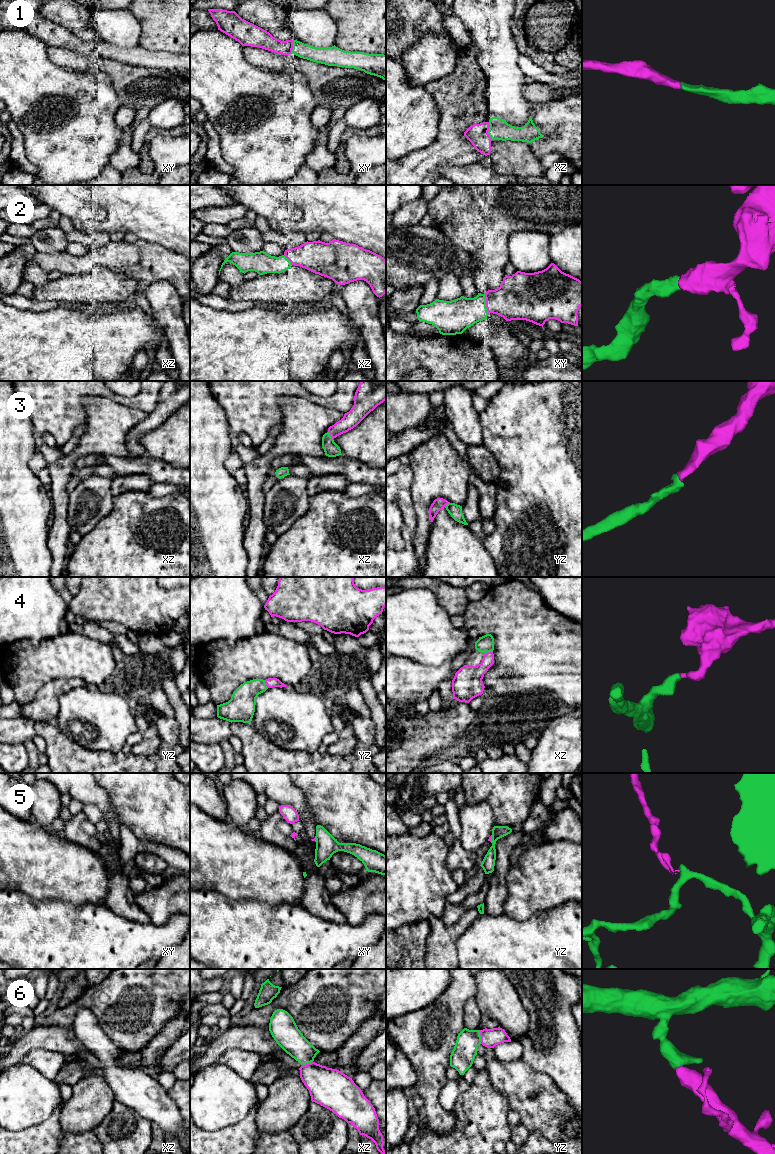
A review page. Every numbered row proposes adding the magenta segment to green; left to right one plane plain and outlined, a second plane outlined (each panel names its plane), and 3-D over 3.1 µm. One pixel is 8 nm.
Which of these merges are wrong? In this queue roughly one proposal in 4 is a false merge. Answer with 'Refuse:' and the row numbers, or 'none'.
Refuse: 5

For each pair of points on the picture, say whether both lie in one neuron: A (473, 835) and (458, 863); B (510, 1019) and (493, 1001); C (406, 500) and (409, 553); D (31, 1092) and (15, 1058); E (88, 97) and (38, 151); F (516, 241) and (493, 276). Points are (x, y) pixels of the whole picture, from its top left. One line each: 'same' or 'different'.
A: different
B: same
C: same
D: different
E: same
F: different

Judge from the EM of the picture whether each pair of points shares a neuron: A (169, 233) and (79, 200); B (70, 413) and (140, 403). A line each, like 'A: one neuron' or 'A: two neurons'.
A: one neuron
B: one neuron

